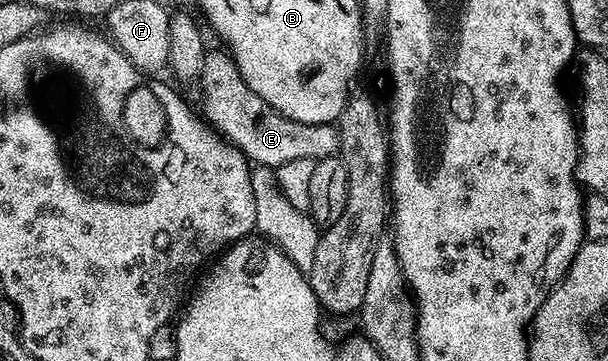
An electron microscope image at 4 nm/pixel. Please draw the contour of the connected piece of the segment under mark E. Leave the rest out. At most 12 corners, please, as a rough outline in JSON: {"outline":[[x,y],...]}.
{"outline":[[227,52],[205,53],[203,117],[249,163],[330,158],[335,125],[282,116]]}

